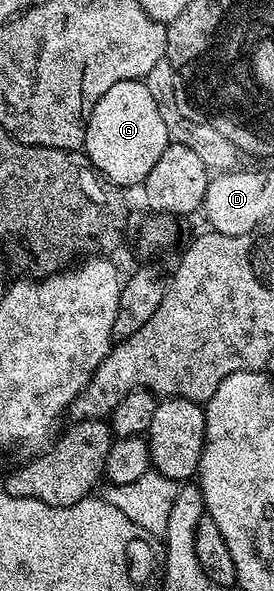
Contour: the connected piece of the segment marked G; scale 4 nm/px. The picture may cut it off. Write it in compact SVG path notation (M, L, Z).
M139 79L118 81L98 97L98 105L94 105L94 113L90 113L90 121L86 125L86 141L82 148L93 167L121 189L129 189L135 185L143 184L144 178L154 169L158 157L168 148L170 140L166 133L166 124L162 121L162 113L158 113L158 105L150 94L147 82Z

